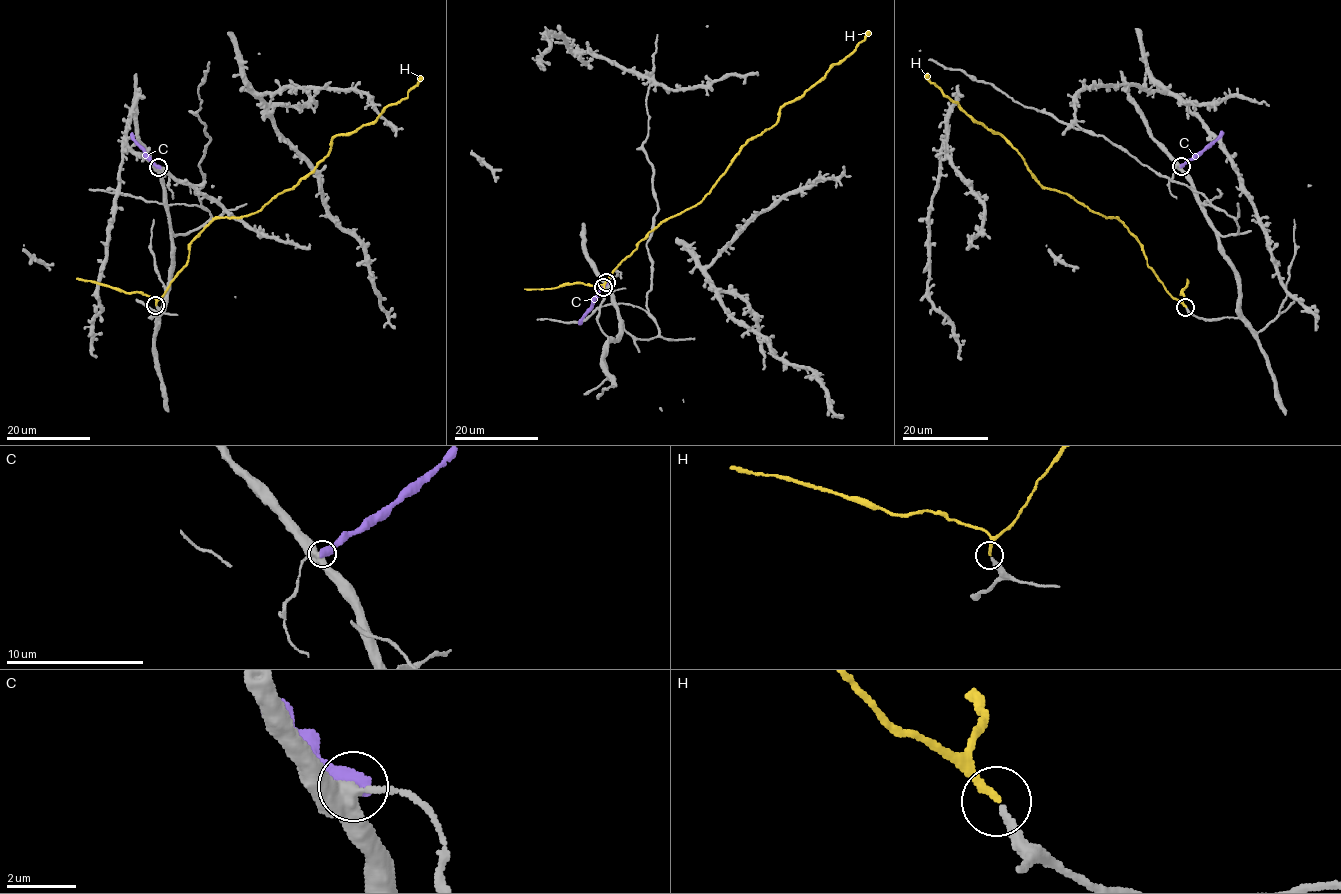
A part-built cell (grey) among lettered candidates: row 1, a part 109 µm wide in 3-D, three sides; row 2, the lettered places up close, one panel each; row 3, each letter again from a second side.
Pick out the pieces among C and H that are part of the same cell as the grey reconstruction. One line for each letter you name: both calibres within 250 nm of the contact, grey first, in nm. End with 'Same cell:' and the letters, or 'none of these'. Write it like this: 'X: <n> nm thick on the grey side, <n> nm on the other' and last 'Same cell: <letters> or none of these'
H: 240 nm thick on the grey side, 220 nm on the other
Same cell: H

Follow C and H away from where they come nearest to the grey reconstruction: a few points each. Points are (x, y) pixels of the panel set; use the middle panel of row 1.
C: (606, 282), (579, 324)
H: (604, 287), (636, 245), (662, 222), (696, 206), (740, 149), (769, 129), (784, 105), (819, 82), (869, 33)

